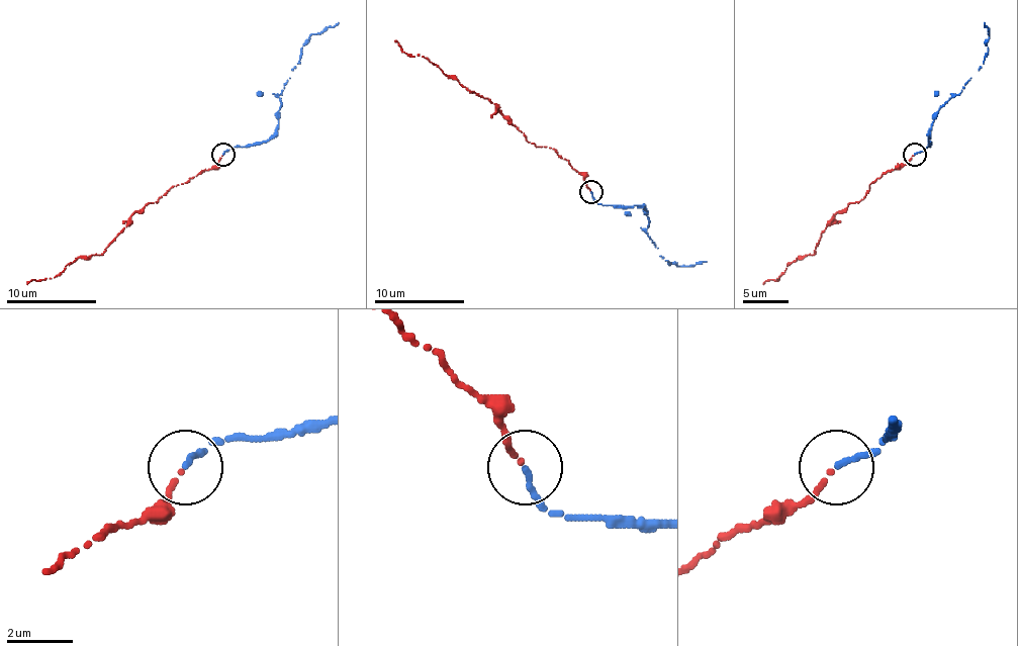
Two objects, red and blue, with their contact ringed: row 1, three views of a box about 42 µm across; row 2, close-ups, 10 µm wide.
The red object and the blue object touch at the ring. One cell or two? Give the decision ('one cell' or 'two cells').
one cell

